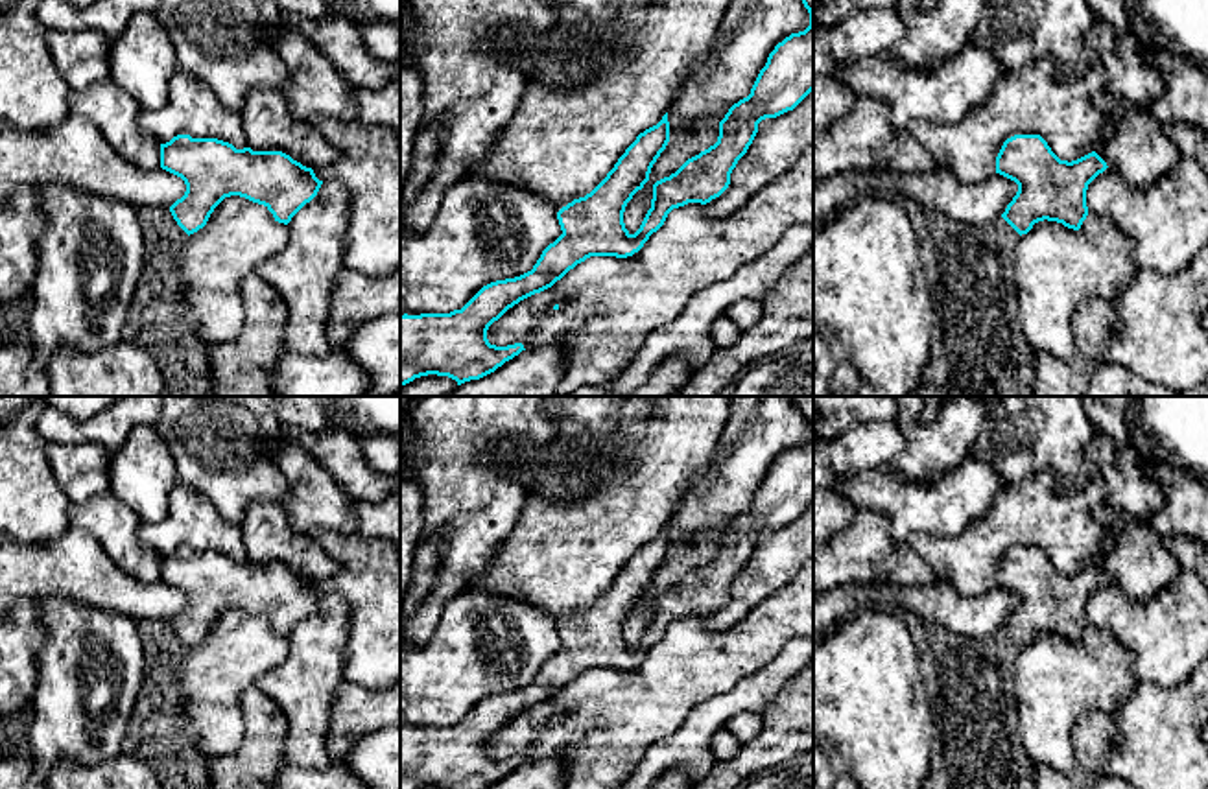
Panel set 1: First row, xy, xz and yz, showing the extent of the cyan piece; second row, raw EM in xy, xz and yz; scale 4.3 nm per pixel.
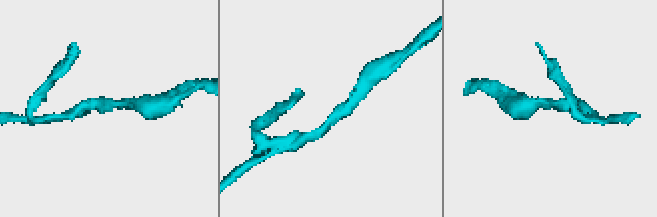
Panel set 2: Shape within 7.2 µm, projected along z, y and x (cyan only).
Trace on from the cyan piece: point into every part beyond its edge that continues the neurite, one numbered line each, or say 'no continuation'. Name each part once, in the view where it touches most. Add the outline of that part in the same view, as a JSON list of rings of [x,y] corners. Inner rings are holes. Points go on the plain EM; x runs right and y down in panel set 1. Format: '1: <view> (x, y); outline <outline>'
no continuation

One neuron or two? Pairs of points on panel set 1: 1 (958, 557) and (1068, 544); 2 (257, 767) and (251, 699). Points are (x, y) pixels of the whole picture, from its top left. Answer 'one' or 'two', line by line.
1: one
2: one

